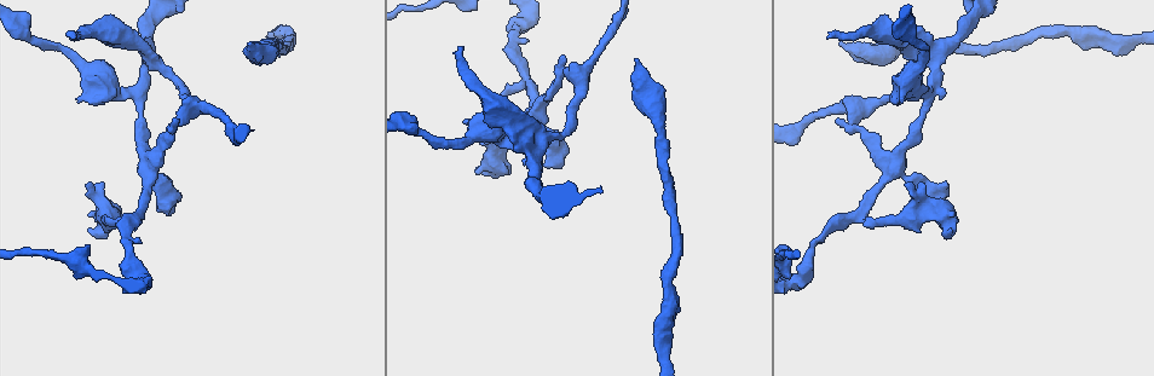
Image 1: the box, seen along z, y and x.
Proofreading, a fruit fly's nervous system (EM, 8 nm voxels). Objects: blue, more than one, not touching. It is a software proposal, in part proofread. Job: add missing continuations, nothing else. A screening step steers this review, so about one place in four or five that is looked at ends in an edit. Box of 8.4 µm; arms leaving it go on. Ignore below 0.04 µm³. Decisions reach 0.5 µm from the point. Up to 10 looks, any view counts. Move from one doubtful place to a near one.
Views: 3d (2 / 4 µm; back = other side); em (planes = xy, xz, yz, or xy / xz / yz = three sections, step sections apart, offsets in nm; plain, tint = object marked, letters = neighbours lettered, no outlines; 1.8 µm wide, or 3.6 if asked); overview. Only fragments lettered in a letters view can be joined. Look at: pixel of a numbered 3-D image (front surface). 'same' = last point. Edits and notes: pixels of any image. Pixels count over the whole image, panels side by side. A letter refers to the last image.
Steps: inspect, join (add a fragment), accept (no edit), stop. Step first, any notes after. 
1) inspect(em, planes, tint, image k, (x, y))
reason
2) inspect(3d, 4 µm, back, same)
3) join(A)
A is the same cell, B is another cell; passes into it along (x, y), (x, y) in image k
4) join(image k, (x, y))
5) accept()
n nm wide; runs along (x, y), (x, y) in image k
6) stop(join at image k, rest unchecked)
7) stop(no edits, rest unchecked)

inspect(3d, 2 µm, back, image 1, (564, 71))
touches itself

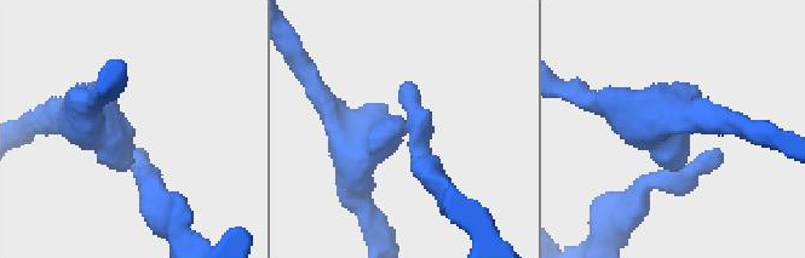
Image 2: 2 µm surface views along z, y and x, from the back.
inspect(em, 3.6 µm, planes, tint, image 2, (134, 168))
need the tissue

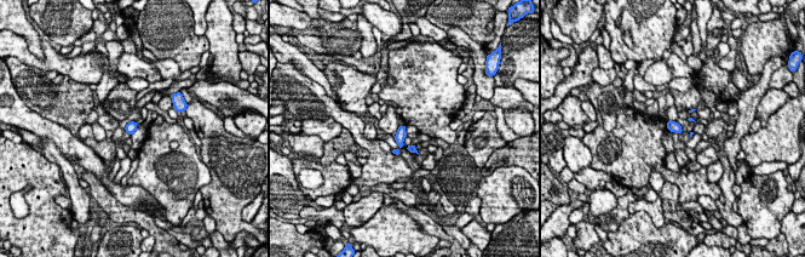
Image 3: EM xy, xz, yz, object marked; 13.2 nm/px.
inspect(em, 3.6 µm, planes, letters, same)
what lies round it

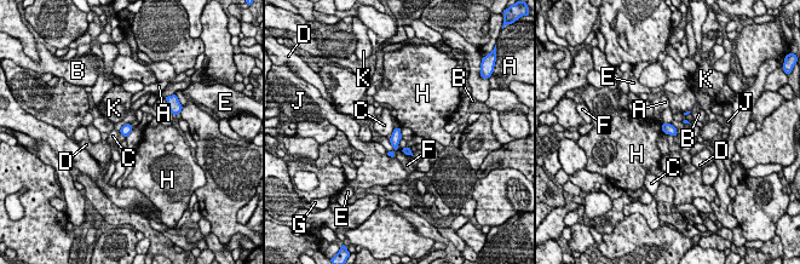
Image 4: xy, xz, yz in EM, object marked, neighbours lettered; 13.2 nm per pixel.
accept()
130 nm wide; A, B, C, D, E, F, G, H, J and K are other cells; border along (130, 122), (126, 122), (119, 131) in image 4; no lettered fragment goes on from it

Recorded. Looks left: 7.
inspect(3d, 2 µm, image 1, (948, 185))
free end

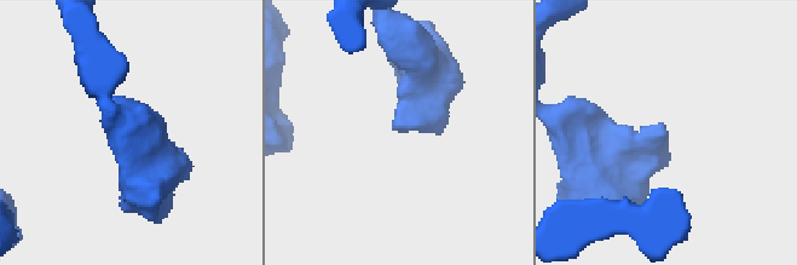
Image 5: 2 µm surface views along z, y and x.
inspect(em, 3.6 µm, planes, letters, image 5, (665, 138))
now the EM

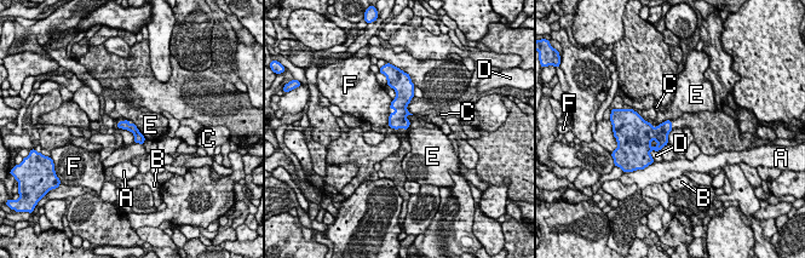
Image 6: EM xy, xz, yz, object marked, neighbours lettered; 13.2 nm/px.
accept()
A, B, C, D, E and F are other cells; runs along (120, 125), (130, 126), (141, 141) in image 6; no lettered fragment goes on from it

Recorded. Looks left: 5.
inspect(em, planes, letters, image 1, (89, 229))
free end

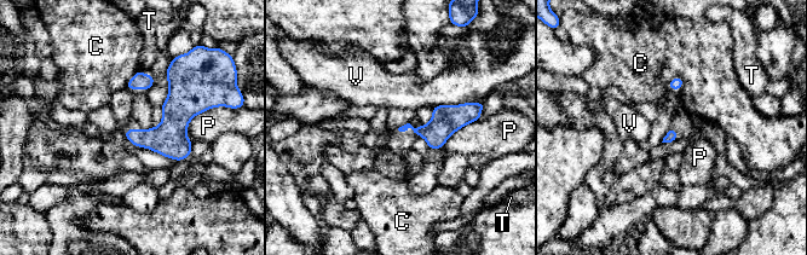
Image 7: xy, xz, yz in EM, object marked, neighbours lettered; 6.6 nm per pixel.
accept()
C, P, T and V are other cells; none of them fits

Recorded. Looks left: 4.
inspect(3d, 2 µm, image 1, (926, 97))
thin neck

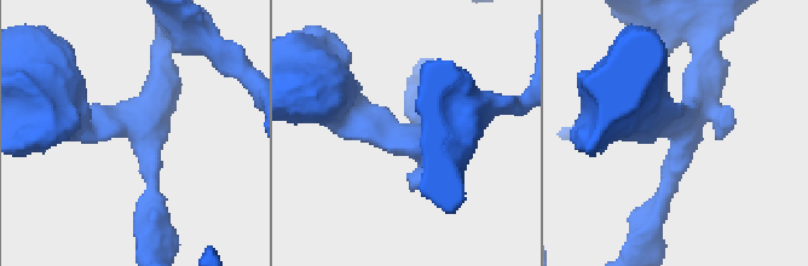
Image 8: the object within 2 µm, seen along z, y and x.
inspect(em, planes, letters, image 8, (685, 127))
3 arms; arms of 220, 240, 320 nm; now the EM

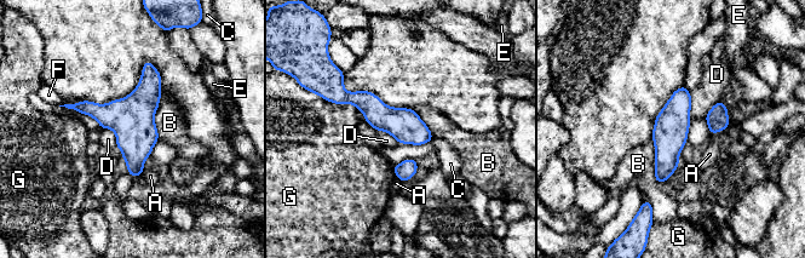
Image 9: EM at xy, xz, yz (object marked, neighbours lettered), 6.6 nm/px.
accept()
A, B, C, D, E, F and G are other cells; runs along (339, 89), (429, 137) in image 9; none of them fits

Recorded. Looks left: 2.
stop(no edits, rest unchecked)

